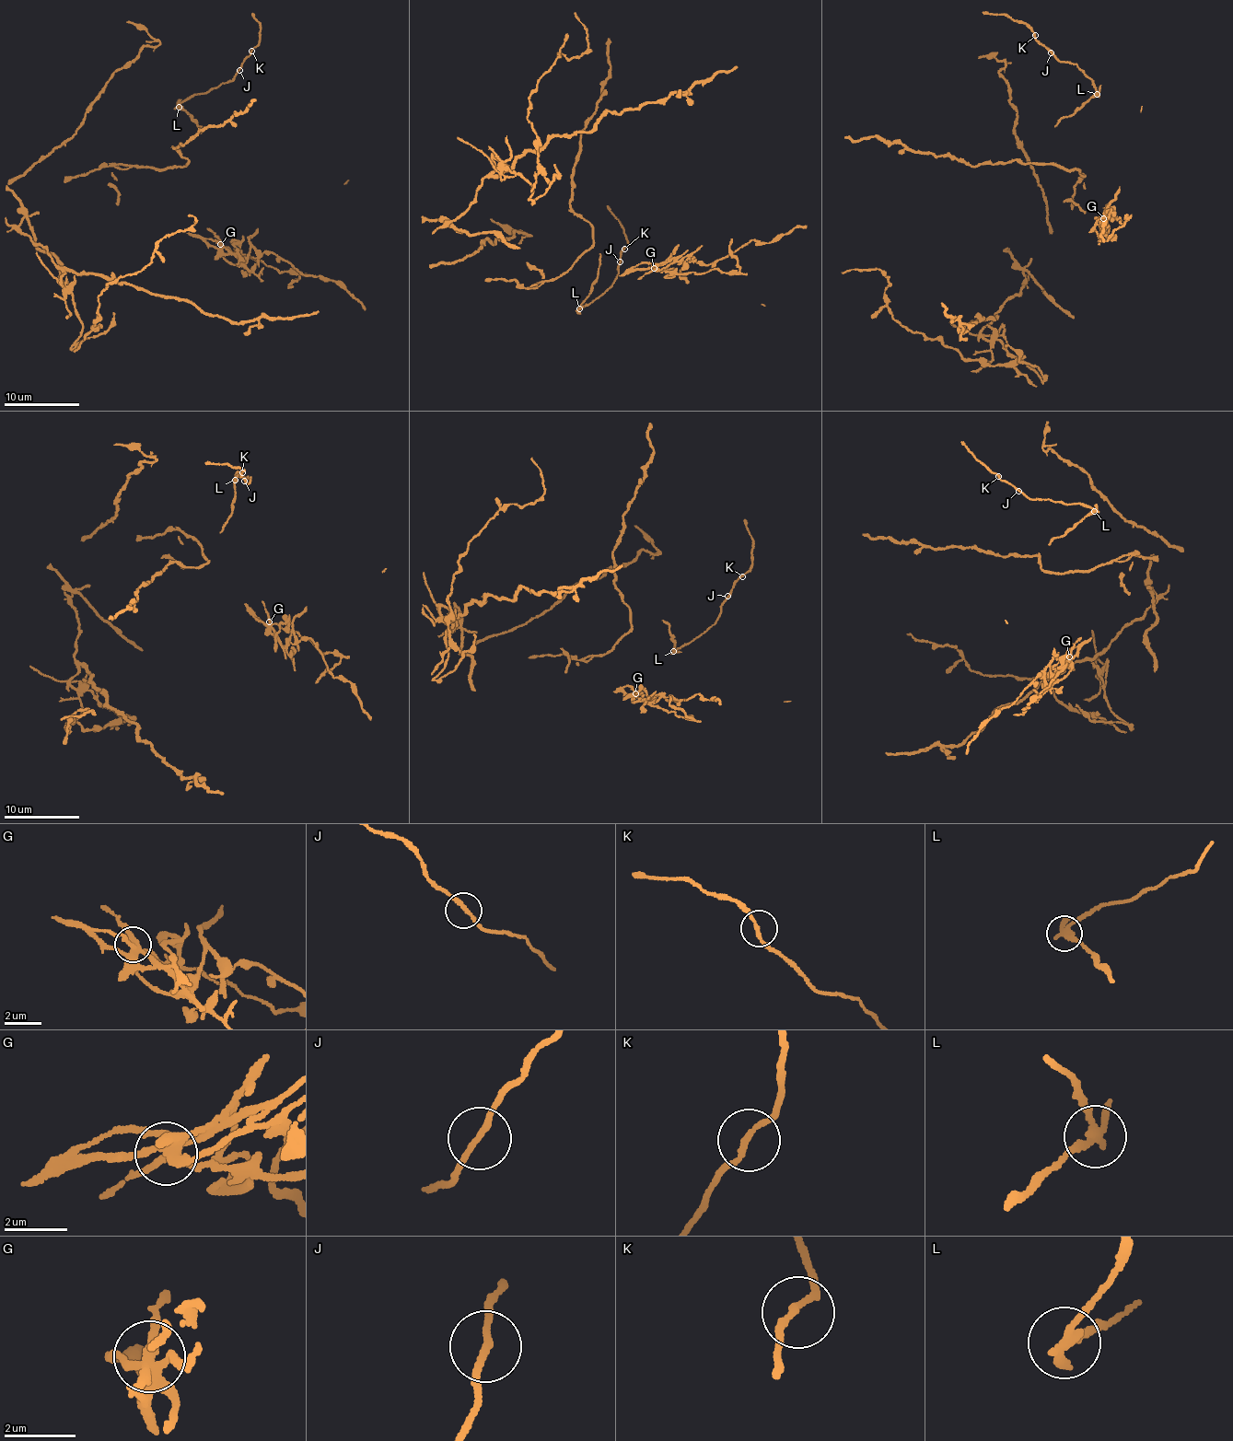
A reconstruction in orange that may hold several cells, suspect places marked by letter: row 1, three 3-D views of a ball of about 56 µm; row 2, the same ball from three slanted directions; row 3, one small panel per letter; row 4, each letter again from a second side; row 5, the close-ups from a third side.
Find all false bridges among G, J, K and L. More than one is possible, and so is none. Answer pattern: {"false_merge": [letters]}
{"false_merge": ["G", "L"]}

